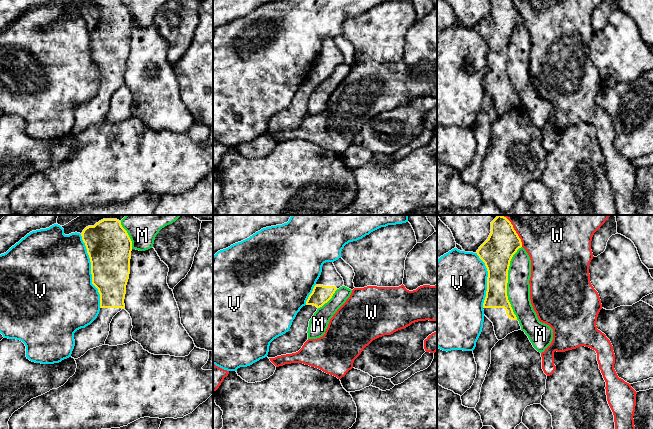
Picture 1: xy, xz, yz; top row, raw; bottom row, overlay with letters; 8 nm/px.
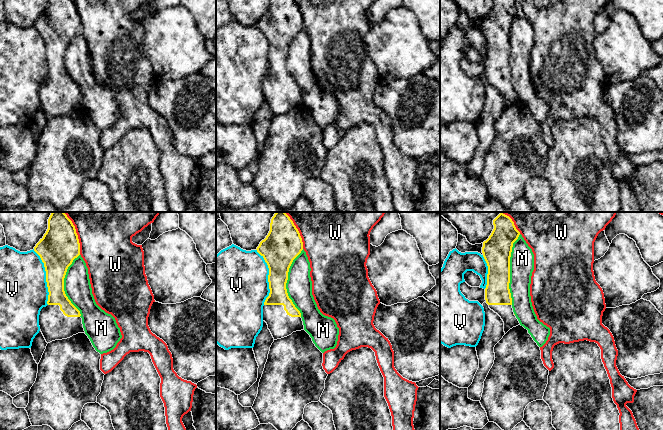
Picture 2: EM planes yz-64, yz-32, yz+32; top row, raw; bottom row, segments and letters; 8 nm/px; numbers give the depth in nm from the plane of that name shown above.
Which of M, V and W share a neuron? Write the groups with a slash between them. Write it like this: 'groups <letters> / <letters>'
groups M / V / W

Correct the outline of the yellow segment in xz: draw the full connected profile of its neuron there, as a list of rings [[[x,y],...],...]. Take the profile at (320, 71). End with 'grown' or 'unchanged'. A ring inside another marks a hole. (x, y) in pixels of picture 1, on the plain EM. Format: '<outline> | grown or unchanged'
[[[326,38],[306,81],[297,89],[288,108],[274,115],[269,122],[268,134],[298,128],[308,116],[309,97],[317,87],[327,79],[337,65],[344,62],[341,51],[333,38]]] | grown

